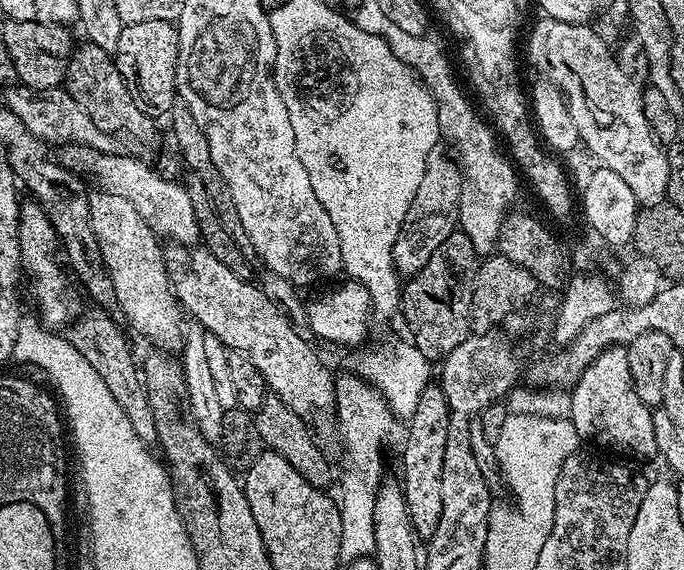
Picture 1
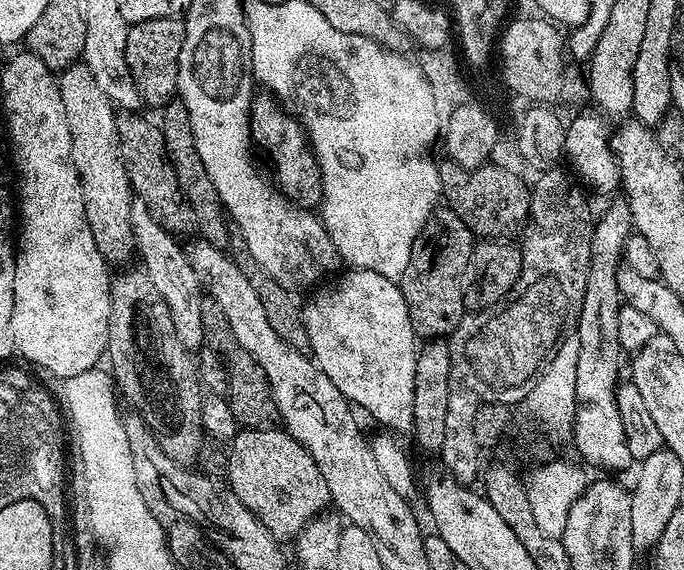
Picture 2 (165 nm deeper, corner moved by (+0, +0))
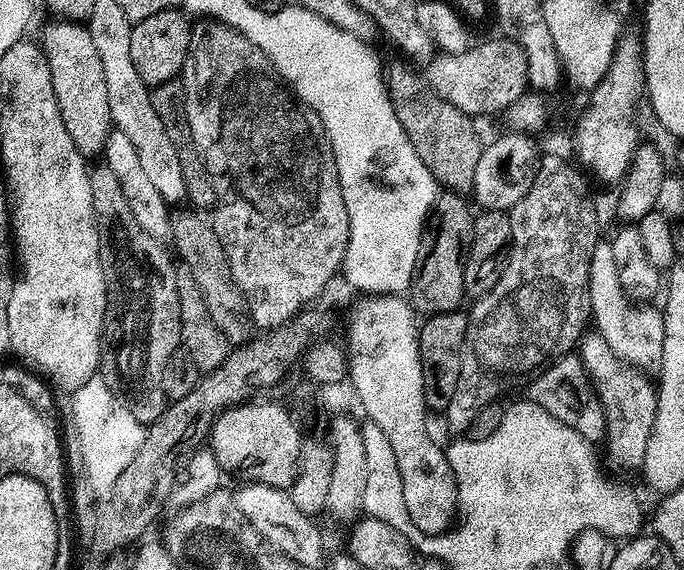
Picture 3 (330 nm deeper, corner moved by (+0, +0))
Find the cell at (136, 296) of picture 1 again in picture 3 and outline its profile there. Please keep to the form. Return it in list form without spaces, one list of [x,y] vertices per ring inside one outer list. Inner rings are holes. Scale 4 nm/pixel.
[[[61,19],[52,23],[56,24],[45,30],[42,47],[50,66],[50,78],[54,82],[54,98],[58,98],[58,114],[62,114],[66,134],[70,134],[70,139],[78,151],[86,158],[99,157],[106,146],[106,138],[114,130],[114,125],[110,114],[110,98],[106,98],[106,74],[102,74],[102,61],[98,59],[94,38],[90,38],[90,30],[83,23]]]

